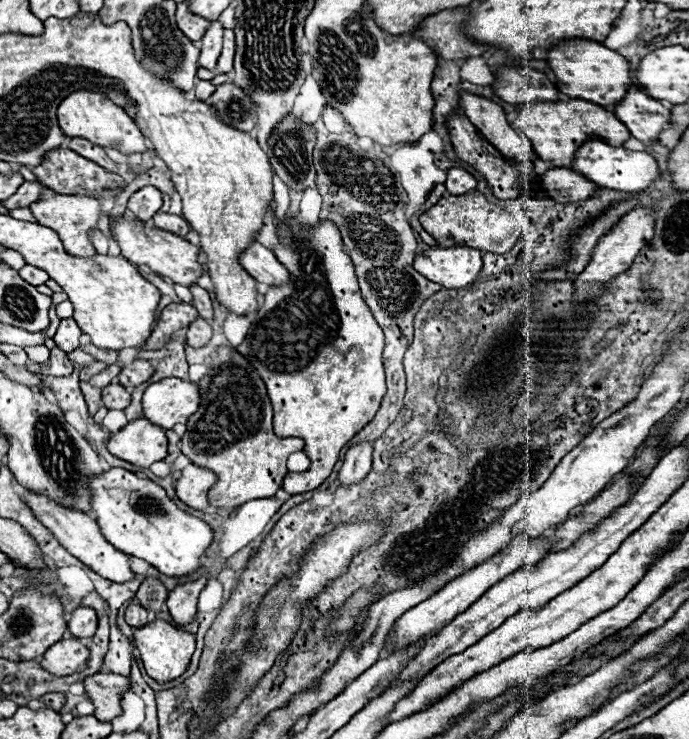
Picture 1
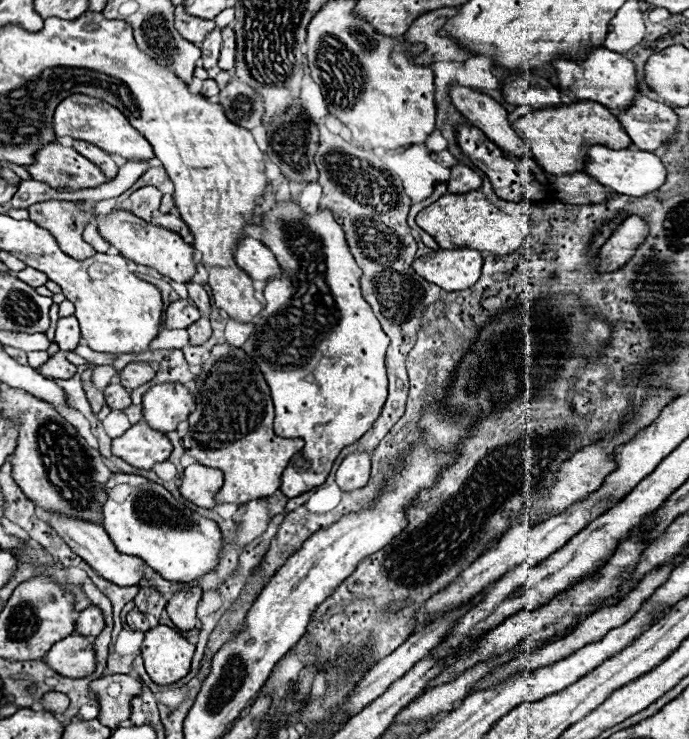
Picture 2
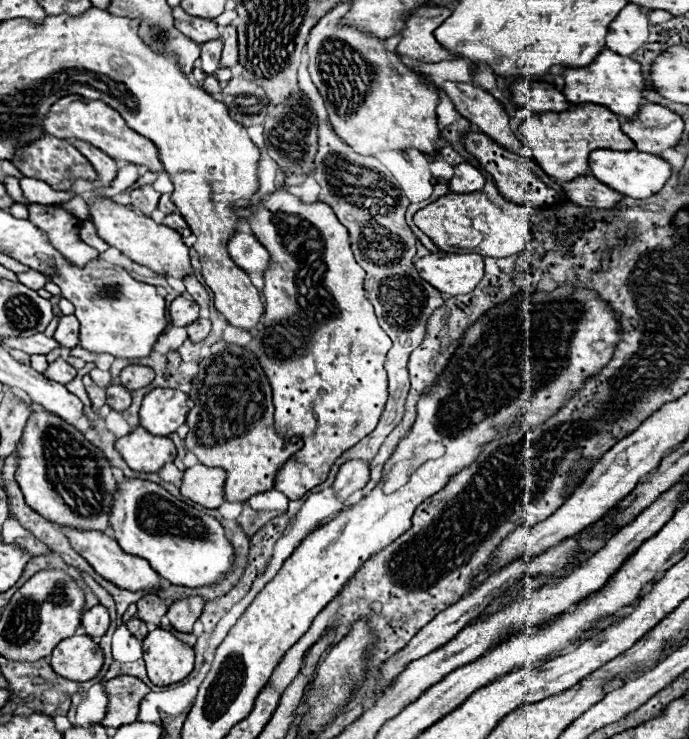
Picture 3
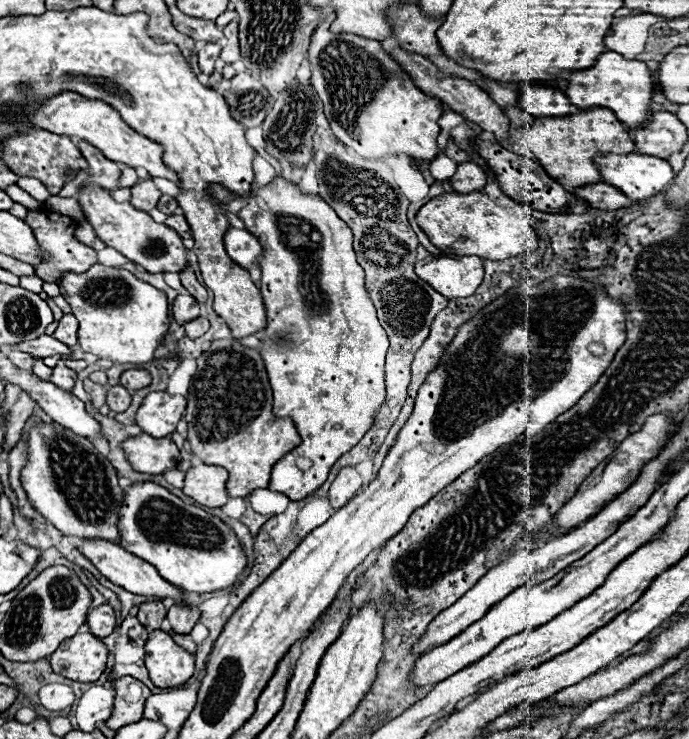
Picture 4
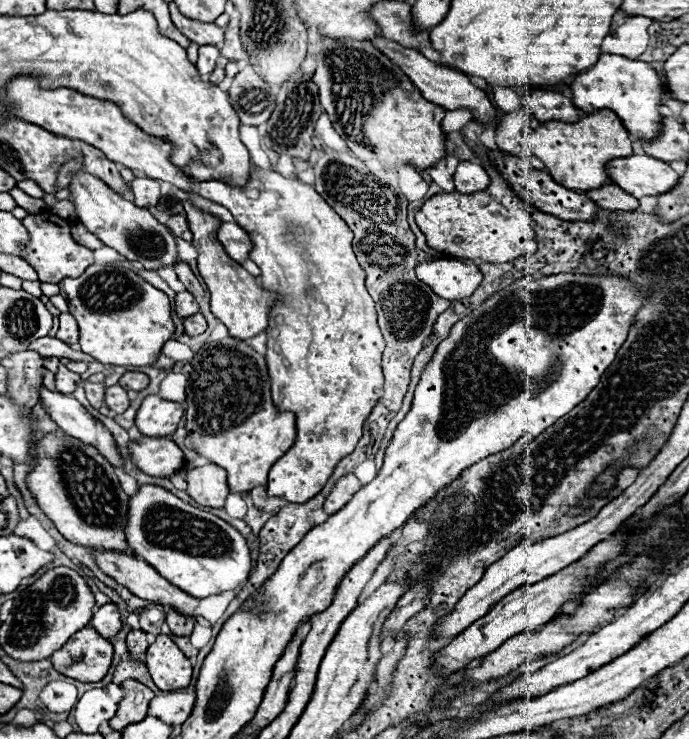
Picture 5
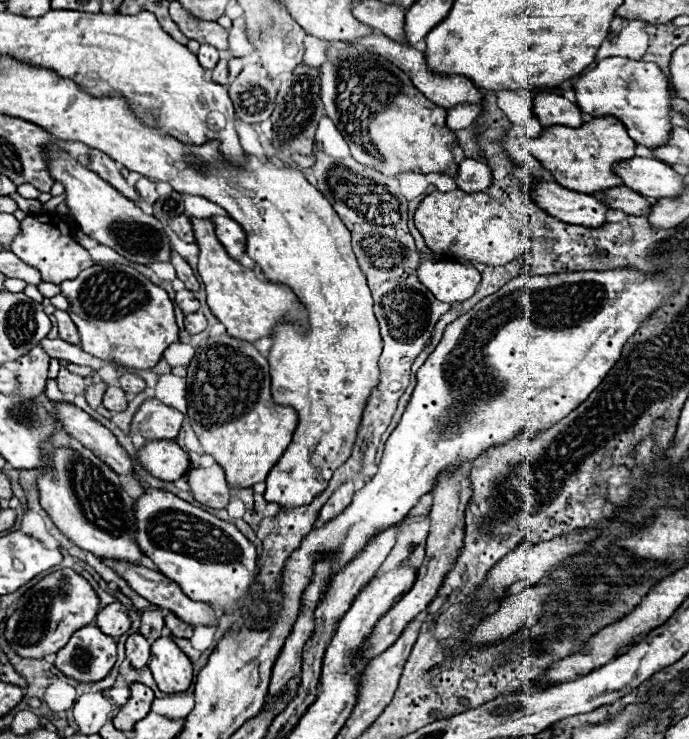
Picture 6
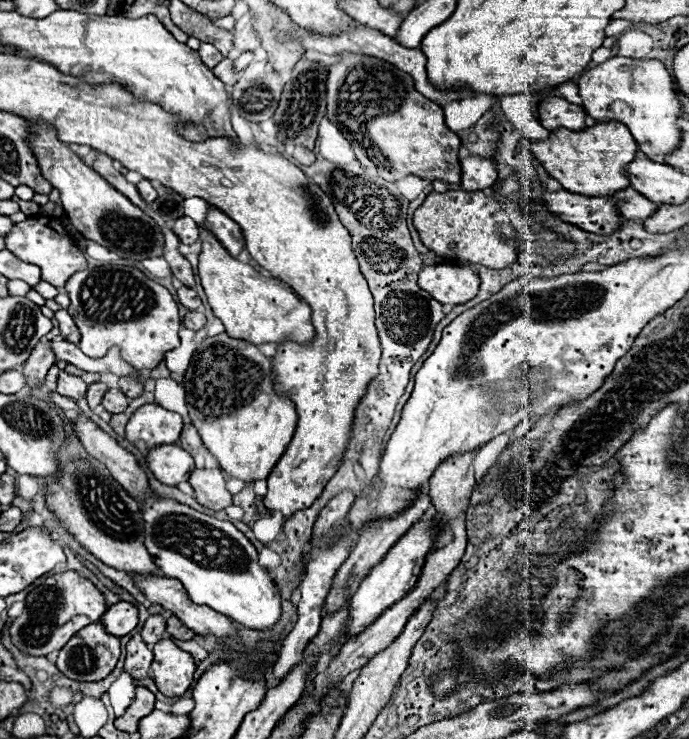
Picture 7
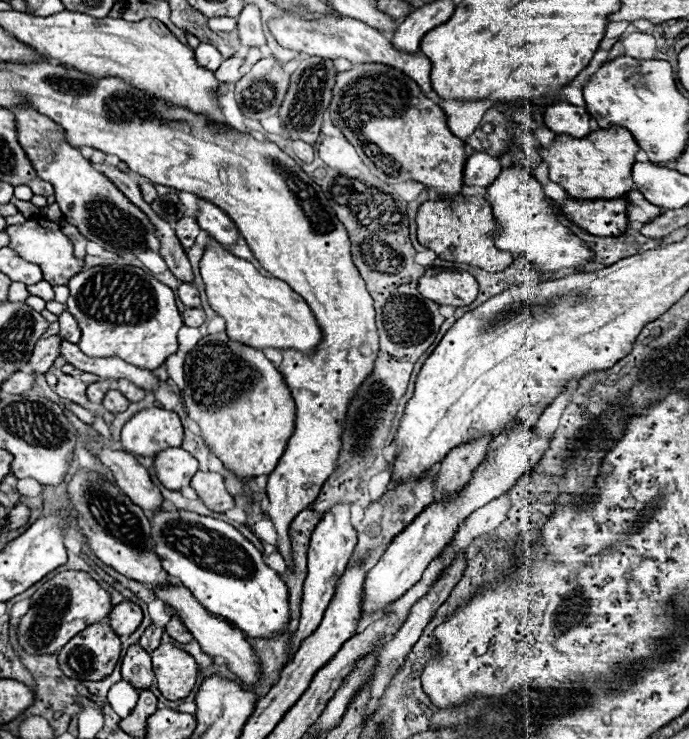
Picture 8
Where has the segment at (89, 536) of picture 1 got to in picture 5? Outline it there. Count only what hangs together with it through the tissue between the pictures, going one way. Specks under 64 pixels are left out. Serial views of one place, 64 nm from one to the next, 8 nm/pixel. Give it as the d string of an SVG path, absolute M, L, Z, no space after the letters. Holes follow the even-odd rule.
M88 548L90 550L90 554L94 556L94 560L96 560L96 564L98 564L98 568L102 570L102 572L106 572L108 576L112 576L118 584L122 584L122 586L126 586L132 594L136 594L136 596L140 596L140 598L144 598L144 600L150 600L150 602L154 602L154 604L162 604L162 606L172 606L172 608L176 608L178 612L182 612L182 614L186 614L186 616L194 616L194 610L196 610L196 606L198 606L198 600L196 598L192 598L192 596L188 596L186 592L182 592L180 588L176 588L176 586L172 586L166 578L162 578L150 564L146 564L144 560L140 560L140 558L136 558L136 556L126 556L126 554L120 554L120 552L102 552L102 550L94 550L94 548Z

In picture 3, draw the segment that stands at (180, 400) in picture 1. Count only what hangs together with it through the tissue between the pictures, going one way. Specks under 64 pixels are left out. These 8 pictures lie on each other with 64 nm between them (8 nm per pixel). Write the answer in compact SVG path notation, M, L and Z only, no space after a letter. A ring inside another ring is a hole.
M154 388L142 400L140 424L156 436L168 436L184 424L188 410L188 394L176 388Z

